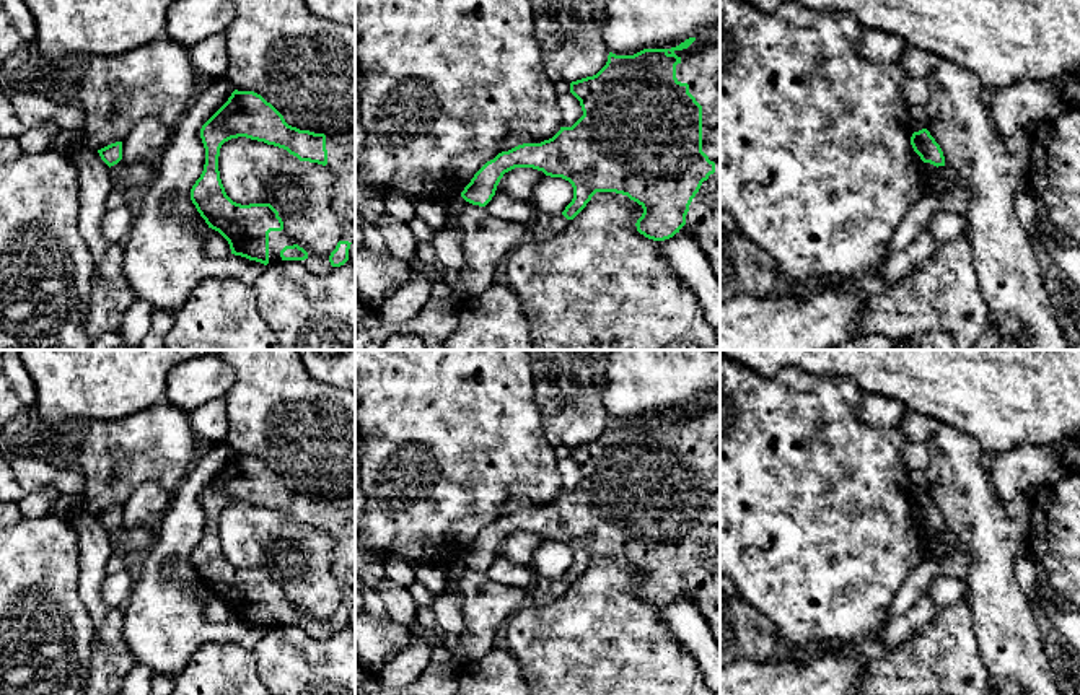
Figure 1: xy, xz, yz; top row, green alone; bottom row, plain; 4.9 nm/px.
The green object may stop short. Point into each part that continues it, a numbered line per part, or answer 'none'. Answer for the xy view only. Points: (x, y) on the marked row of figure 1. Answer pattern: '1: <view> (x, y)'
1: xy (341, 147)
2: xy (277, 240)

